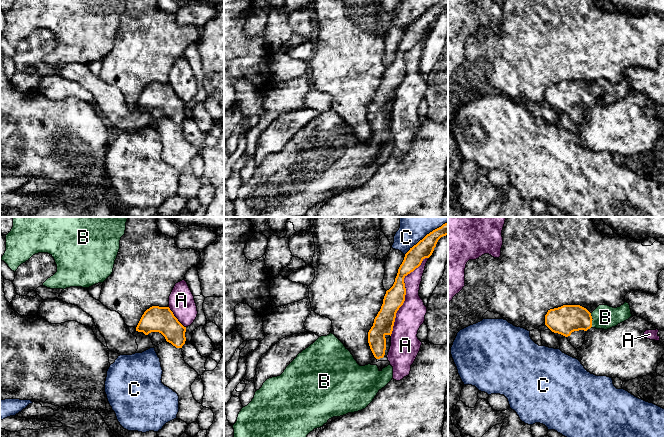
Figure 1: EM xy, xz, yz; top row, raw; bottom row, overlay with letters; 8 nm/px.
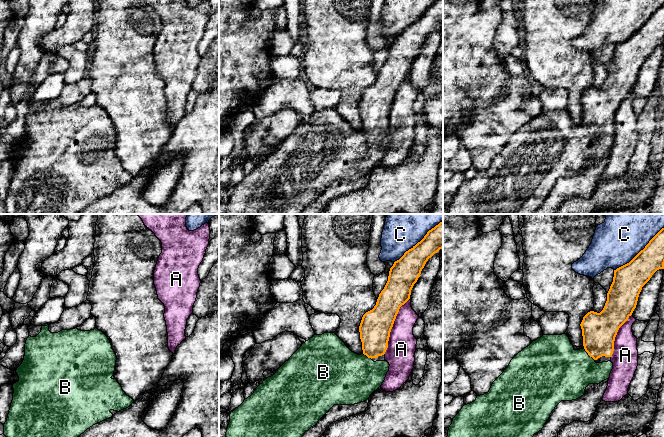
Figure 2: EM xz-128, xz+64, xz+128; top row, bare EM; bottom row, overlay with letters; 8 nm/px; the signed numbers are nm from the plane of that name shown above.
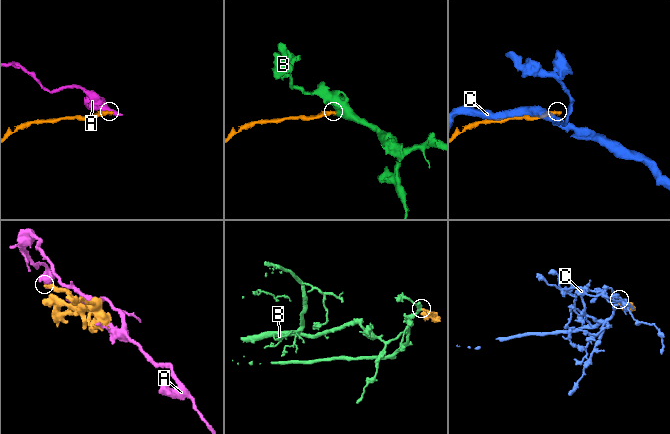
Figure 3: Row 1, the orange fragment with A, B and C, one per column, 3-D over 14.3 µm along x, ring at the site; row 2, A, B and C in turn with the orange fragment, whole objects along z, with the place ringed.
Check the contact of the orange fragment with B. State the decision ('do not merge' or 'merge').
merge

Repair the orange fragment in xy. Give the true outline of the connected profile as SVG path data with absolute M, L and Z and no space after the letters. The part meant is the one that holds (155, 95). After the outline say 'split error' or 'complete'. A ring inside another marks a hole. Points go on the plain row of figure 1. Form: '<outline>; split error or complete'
M152 82L142 91L136 107L148 111L151 108L161 109L167 118L176 124L185 120L186 103L174 92L169 83Z; complete

